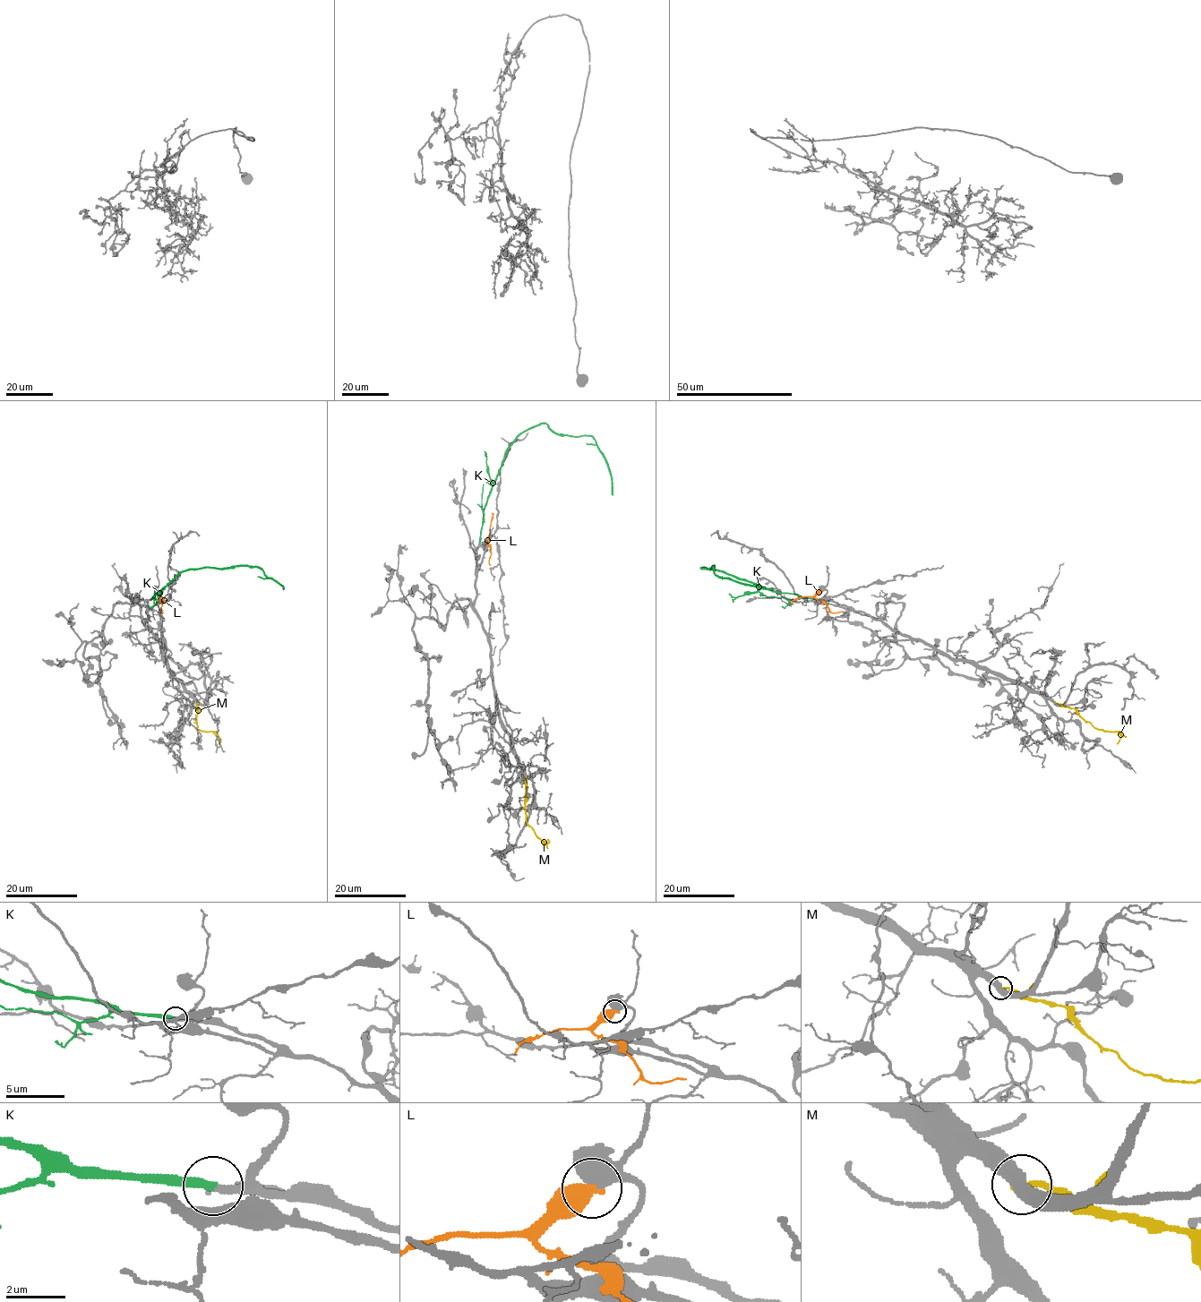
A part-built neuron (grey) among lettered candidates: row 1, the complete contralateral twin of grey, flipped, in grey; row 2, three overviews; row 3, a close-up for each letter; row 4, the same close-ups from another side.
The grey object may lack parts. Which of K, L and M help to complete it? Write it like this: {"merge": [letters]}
{"merge": ["K"]}

